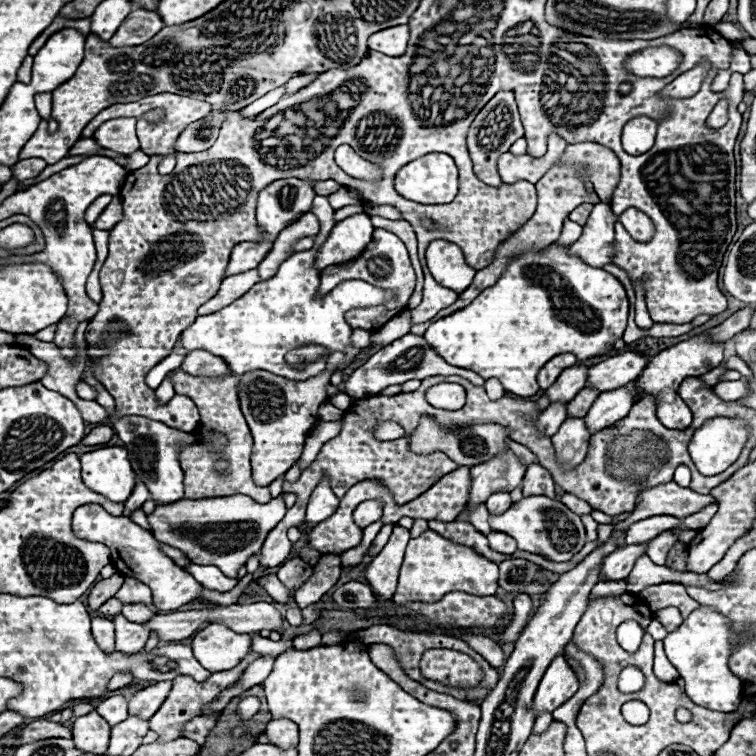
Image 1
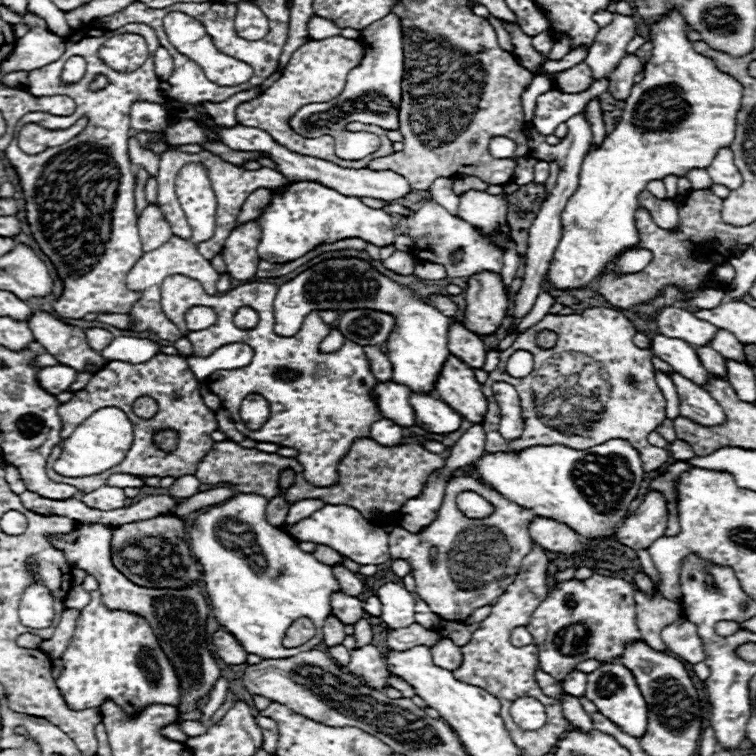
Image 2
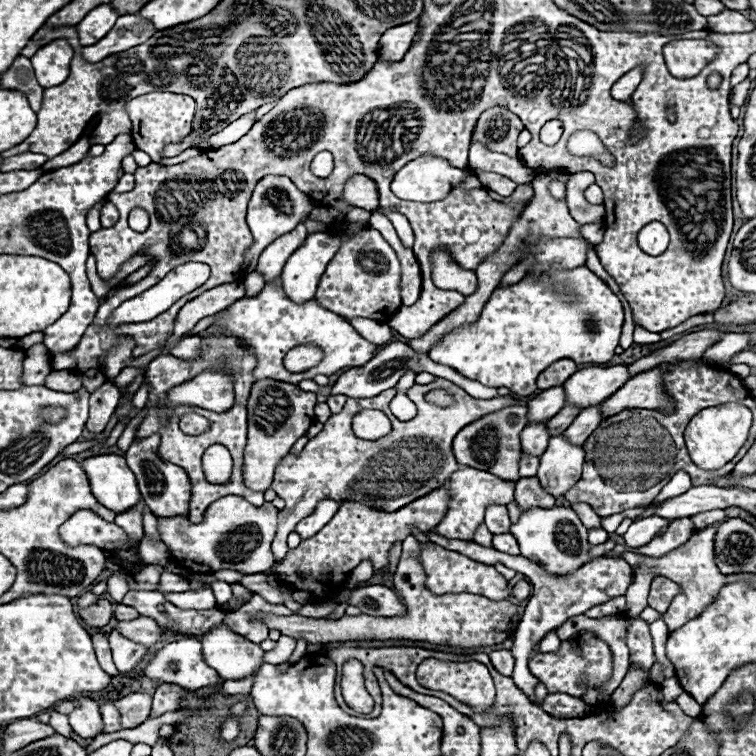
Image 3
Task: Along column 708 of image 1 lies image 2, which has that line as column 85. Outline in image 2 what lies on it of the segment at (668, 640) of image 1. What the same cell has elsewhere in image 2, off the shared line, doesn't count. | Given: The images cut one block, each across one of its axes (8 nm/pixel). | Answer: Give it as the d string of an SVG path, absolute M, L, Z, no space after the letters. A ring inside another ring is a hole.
M98 590L92 592L90 604L80 612L76 622L74 638L66 652L62 654L62 674L58 676L56 684L62 692L68 708L98 708L106 698L116 702L126 714L136 714L150 704L168 704L180 706L180 680L176 668L170 664L168 656L162 652L150 624L142 620L142 616L122 610L110 610L104 606L102 596Z

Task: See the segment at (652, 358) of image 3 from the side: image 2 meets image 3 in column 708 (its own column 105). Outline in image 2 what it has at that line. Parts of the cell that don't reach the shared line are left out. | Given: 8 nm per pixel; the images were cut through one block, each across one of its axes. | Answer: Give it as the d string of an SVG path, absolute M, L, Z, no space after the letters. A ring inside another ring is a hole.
M88 328L88 330L84 330L86 332L86 340L88 340L88 344L90 344L90 348L94 348L96 352L100 352L100 350L104 350L110 342L112 342L112 334L108 332L108 330L104 330L104 328Z

